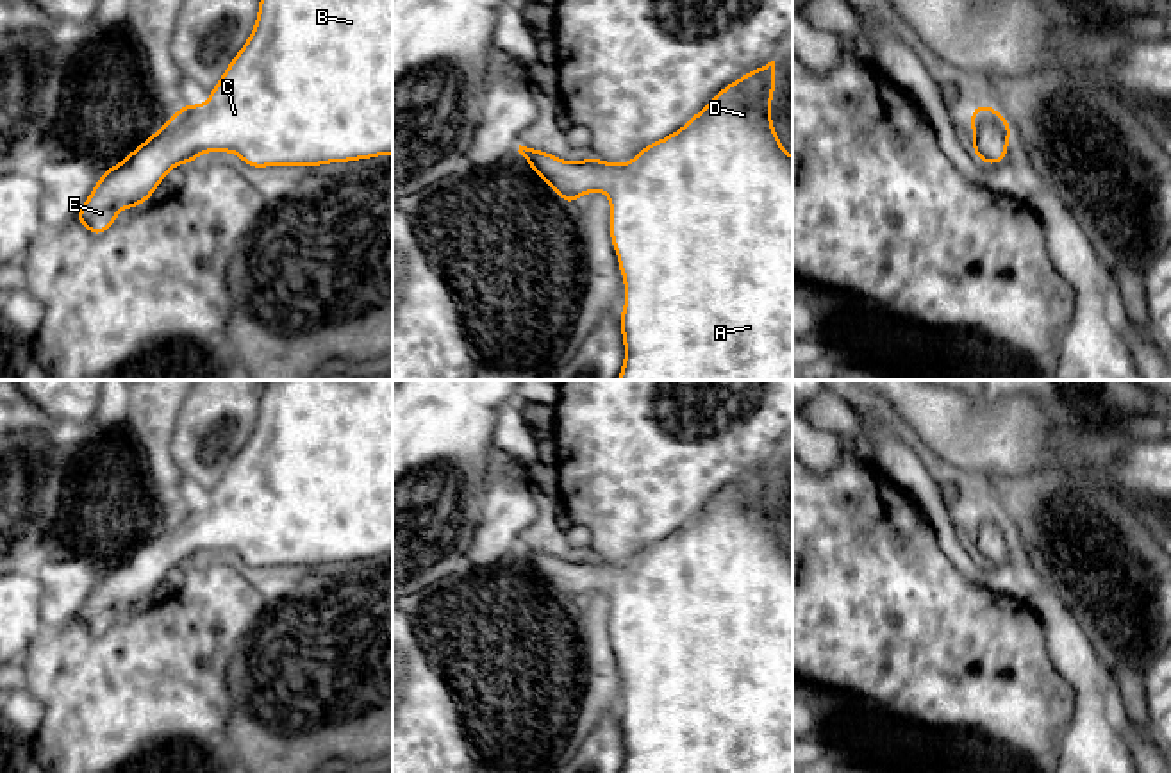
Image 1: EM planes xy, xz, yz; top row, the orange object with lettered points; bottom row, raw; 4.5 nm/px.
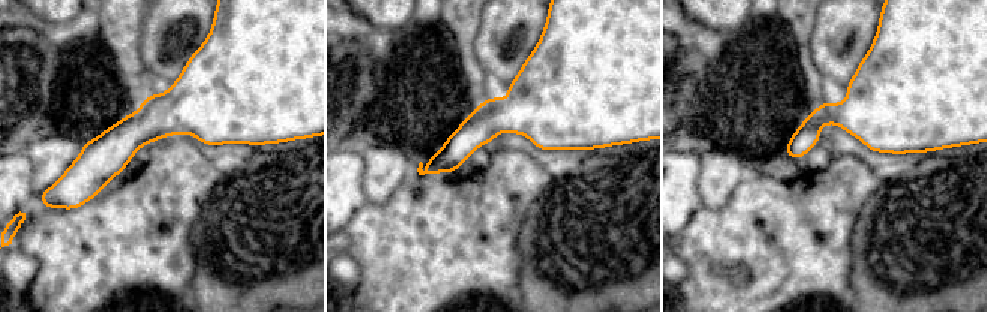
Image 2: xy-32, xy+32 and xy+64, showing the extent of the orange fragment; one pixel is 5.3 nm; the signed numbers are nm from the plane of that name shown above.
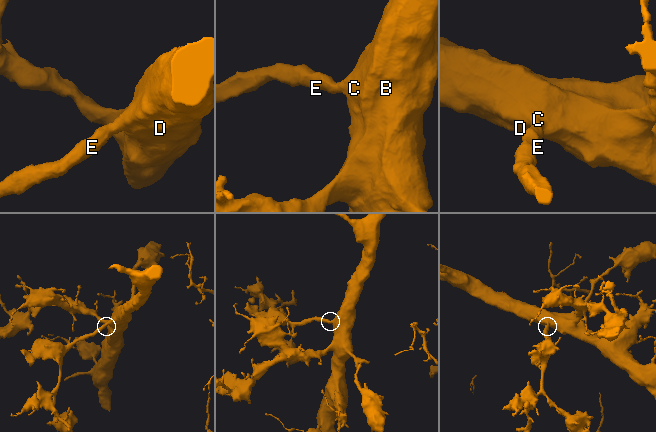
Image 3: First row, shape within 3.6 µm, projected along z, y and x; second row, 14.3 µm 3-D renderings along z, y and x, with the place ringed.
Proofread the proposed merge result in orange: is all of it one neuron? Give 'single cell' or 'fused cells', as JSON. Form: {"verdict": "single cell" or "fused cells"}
{"verdict": "single cell"}

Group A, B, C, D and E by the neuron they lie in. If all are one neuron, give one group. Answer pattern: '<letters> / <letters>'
A B C D E

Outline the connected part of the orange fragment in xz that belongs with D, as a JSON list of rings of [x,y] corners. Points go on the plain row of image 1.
[[[775,461],[744,473],[721,489],[702,511],[675,534],[644,546],[628,564],[600,559],[578,562],[519,544],[519,553],[555,594],[575,603],[584,593],[603,591],[610,598],[610,639],[625,680],[625,711],[619,716],[625,762],[621,773],[793,773],[793,557],[782,548],[769,516],[775,493]]]

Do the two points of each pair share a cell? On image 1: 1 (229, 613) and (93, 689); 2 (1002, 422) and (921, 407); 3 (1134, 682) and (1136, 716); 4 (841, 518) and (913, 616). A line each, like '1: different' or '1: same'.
1: same
2: same
3: same
4: same

